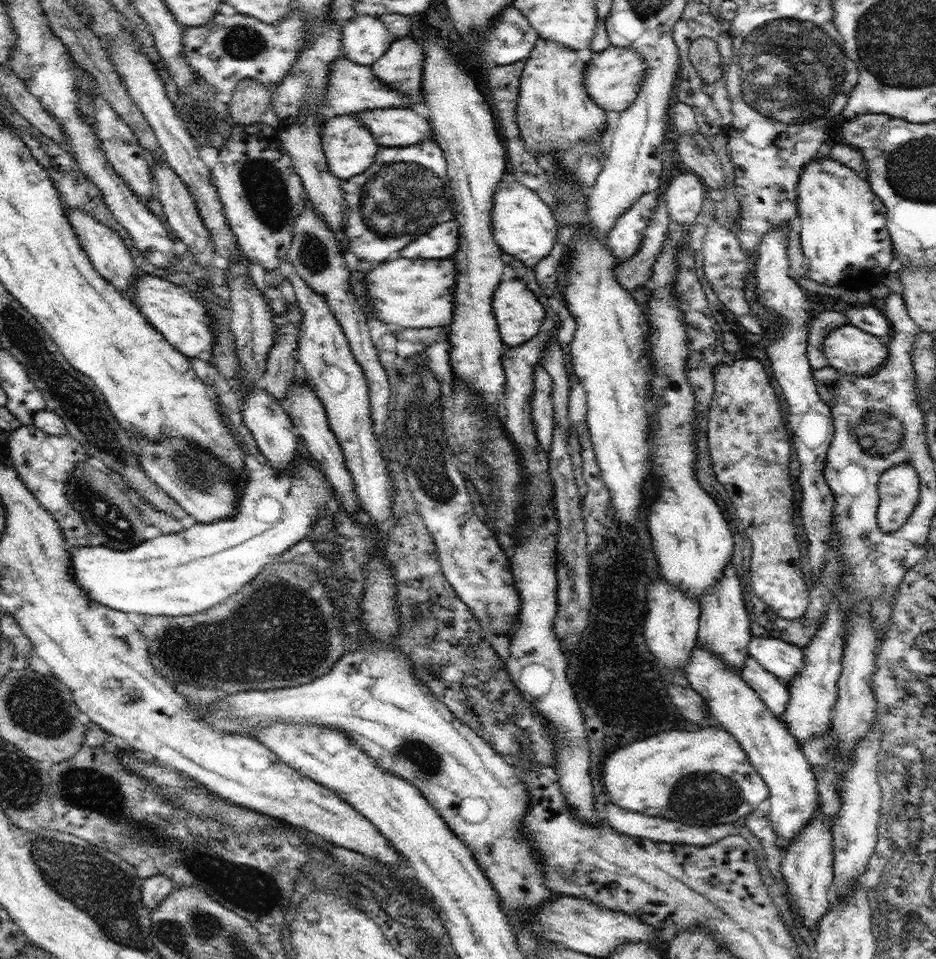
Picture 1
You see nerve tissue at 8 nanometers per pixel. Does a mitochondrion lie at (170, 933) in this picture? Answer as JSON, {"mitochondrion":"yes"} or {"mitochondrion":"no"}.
{"mitochondrion":"yes"}

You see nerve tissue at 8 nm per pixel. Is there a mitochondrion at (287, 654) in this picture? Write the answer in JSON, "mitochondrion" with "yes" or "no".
{"mitochondrion":"yes"}

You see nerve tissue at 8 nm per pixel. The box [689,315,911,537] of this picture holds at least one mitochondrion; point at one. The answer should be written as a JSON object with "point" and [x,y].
{"point":[878,433]}

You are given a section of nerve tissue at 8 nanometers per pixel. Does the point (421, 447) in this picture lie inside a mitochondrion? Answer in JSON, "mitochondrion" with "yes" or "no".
{"mitochondrion":"yes"}

